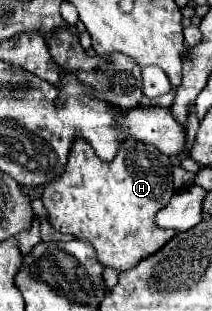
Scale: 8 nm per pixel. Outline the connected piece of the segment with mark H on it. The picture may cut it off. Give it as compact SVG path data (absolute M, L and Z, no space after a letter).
M76 140L64 174L46 184L42 202L54 230L90 242L102 266L124 272L176 236L172 230L158 228L154 220L156 212L168 204L172 194L172 162L154 146L138 142L136 148L136 140L128 140L128 144L124 142L120 146L112 162L102 162L90 144Z

